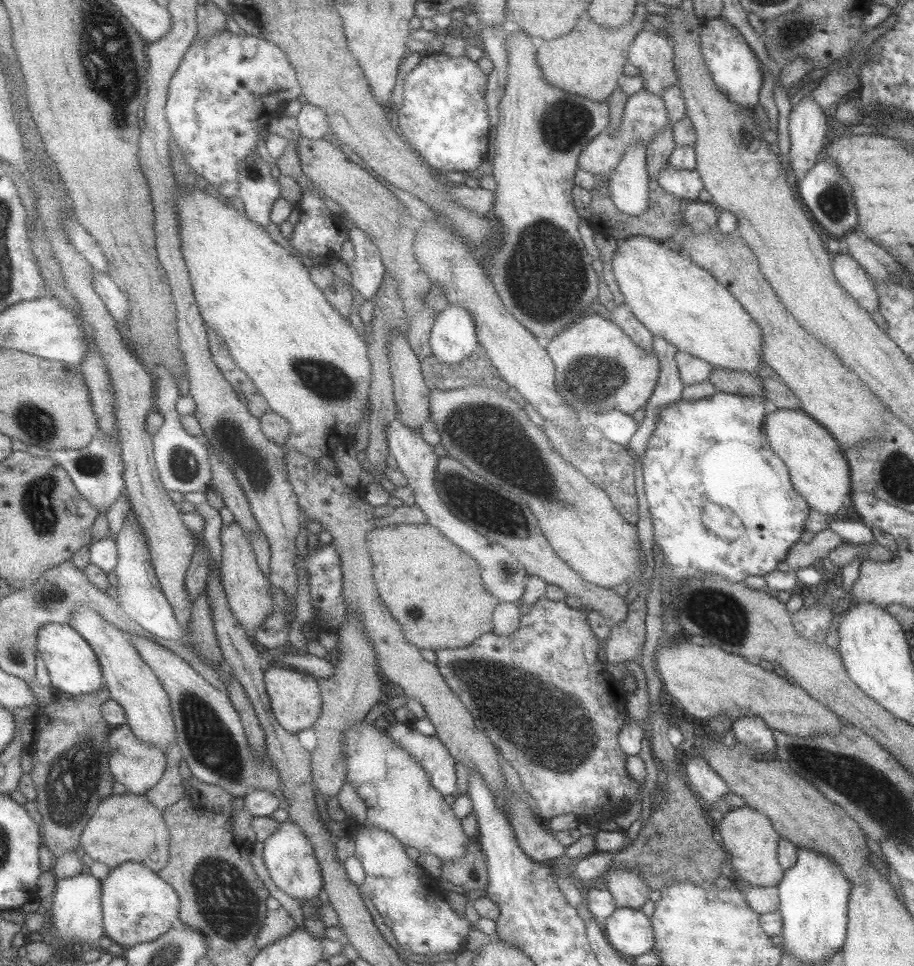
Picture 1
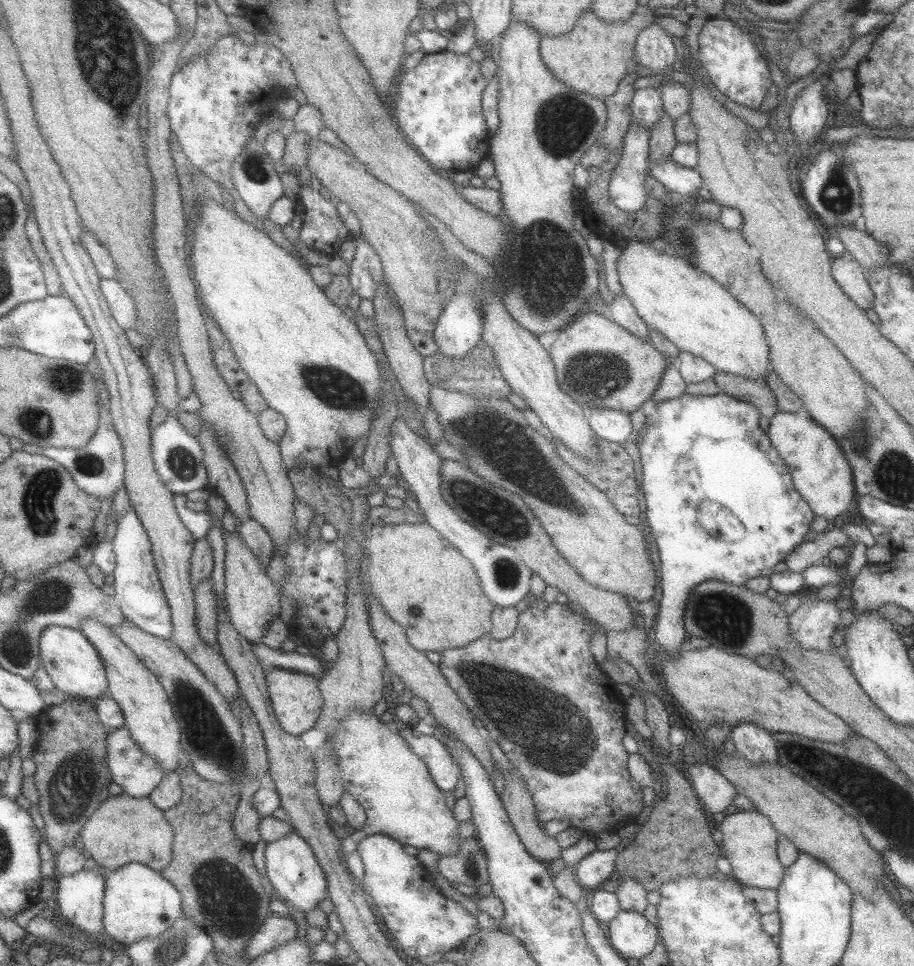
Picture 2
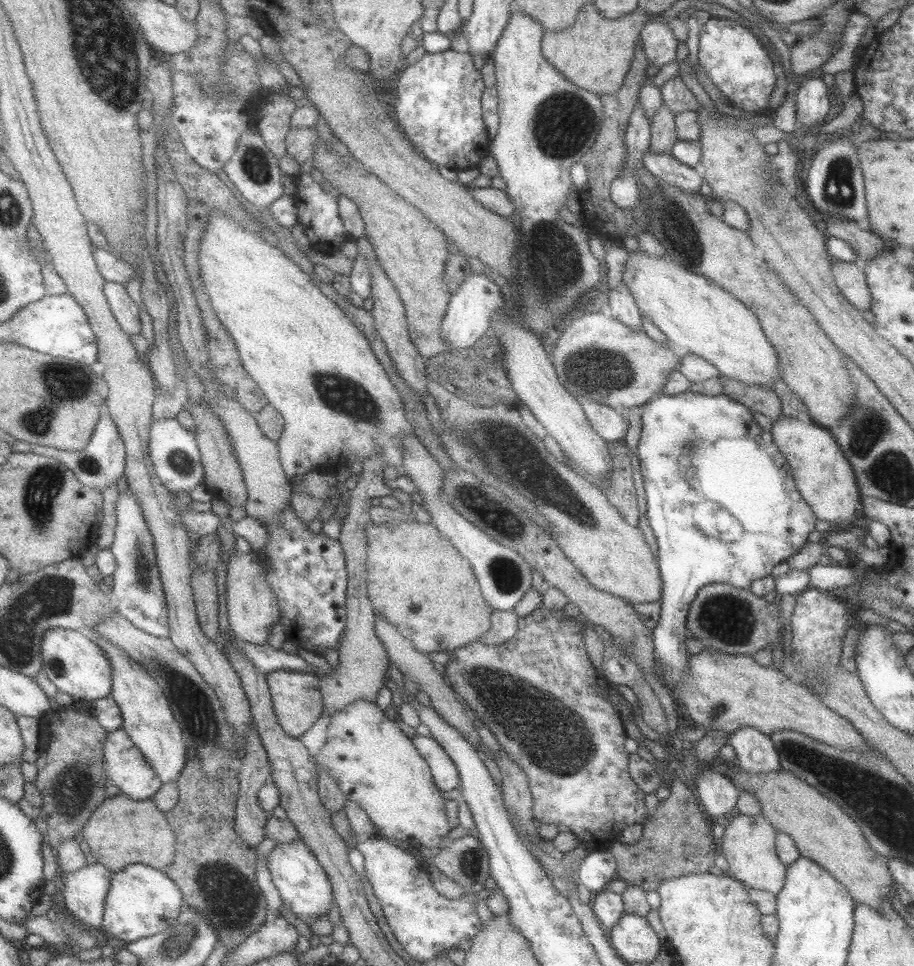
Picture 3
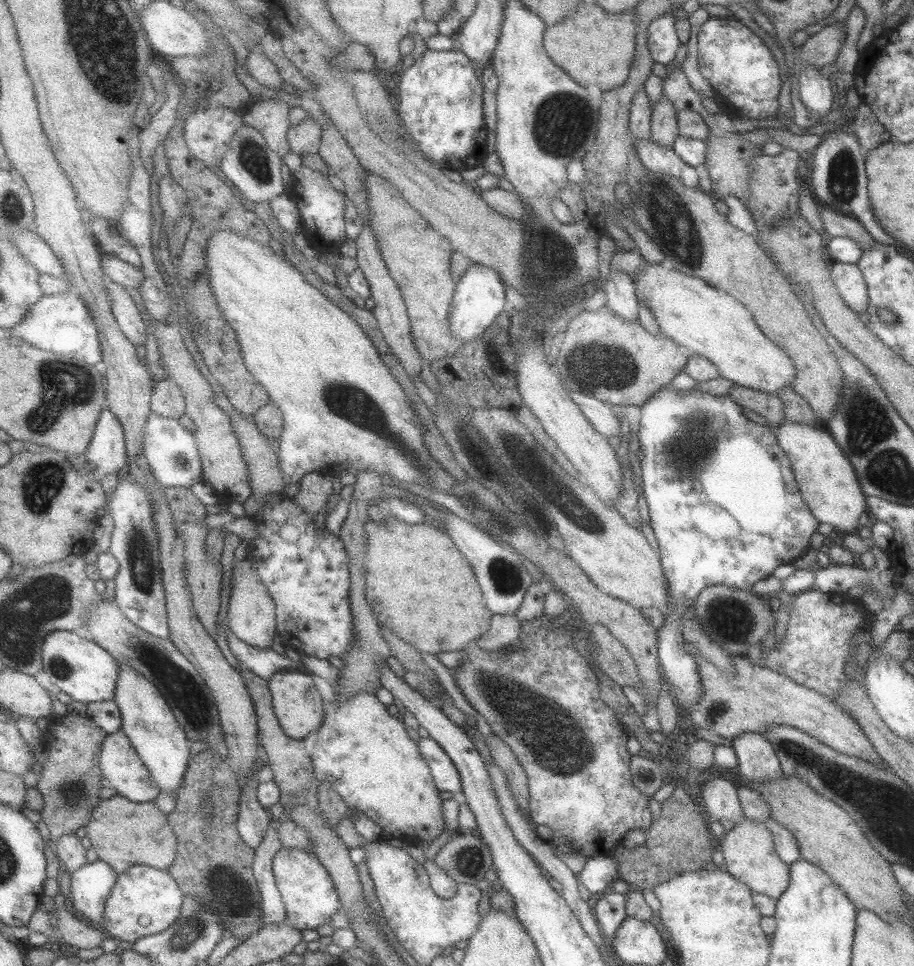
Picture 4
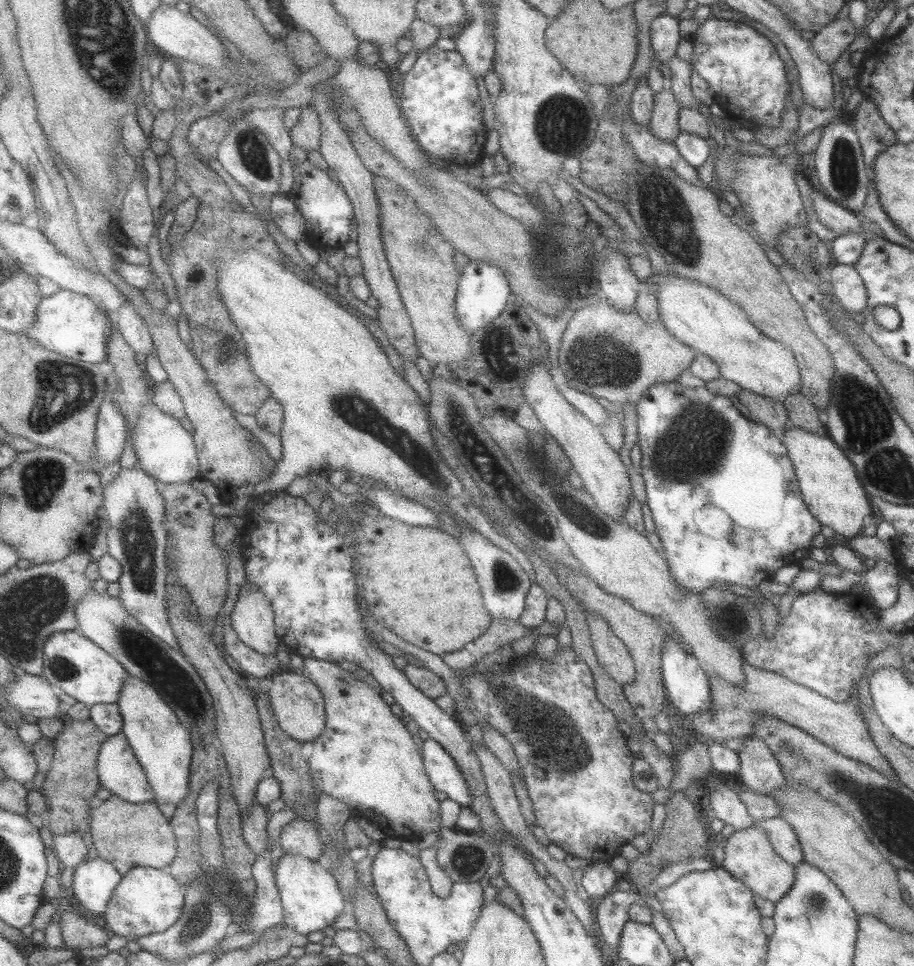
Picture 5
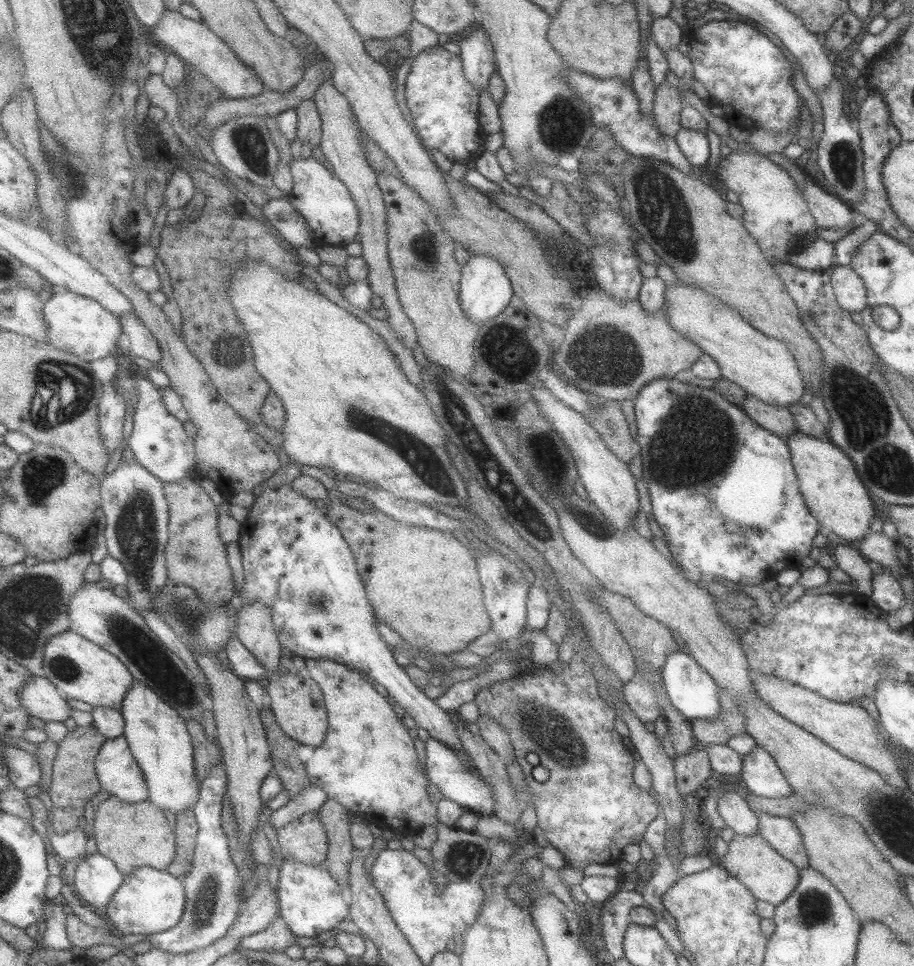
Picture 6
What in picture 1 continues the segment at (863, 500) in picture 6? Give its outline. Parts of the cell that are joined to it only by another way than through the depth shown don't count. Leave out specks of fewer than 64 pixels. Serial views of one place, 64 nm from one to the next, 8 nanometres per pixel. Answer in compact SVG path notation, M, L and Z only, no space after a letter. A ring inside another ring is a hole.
M769 407L763 418L765 437L773 453L783 461L795 492L817 512L836 517L850 495L850 472L837 441L818 422L803 412Z

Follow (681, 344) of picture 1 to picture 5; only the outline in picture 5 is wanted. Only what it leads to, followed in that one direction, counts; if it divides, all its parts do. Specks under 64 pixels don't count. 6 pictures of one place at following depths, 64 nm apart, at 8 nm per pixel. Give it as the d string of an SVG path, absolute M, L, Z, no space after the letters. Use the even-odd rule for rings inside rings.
M671 270L668 275L656 274L645 280L645 283L655 285L655 297L657 297L657 314L659 322L663 327L682 344L689 346L695 352L699 352L709 357L717 366L721 378L735 382L741 388L755 392L765 398L781 401L785 396L791 396L799 390L801 379L799 369L795 362L793 353L784 348L779 342L764 336L755 325L751 324L743 308L739 308L735 302L731 302L725 296L719 296L715 290L705 286L705 284L695 283L676 276Z

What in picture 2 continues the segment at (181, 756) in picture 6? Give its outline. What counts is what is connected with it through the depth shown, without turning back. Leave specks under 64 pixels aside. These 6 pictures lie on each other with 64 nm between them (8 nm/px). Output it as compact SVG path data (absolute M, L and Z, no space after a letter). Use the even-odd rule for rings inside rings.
M93 618L83 620L81 631L98 648L100 656L105 661L107 675L110 680L109 695L121 706L124 711L126 726L131 737L138 746L158 759L161 767L167 774L179 770L179 752L182 752L182 728L174 714L174 705L166 689L150 668L113 632L113 627L101 624Z

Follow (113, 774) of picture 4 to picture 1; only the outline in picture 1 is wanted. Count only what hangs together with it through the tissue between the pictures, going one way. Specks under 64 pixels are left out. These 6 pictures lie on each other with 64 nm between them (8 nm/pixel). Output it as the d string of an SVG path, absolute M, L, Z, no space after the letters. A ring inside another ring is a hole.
M128 725L113 728L110 733L110 767L115 780L123 784L129 793L147 795L165 775L167 756L158 748L142 742Z

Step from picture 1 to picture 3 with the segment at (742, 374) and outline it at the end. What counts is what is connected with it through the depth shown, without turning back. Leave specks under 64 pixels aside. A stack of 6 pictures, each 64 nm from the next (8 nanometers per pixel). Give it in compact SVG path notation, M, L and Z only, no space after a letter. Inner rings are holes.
M725 376L717 377L721 381L721 392L725 396L740 402L743 406L747 406L753 412L759 412L771 421L777 420L782 416L781 401L778 401L777 395L767 388L767 386L757 386L757 384L743 384L739 380L733 378L725 378Z

